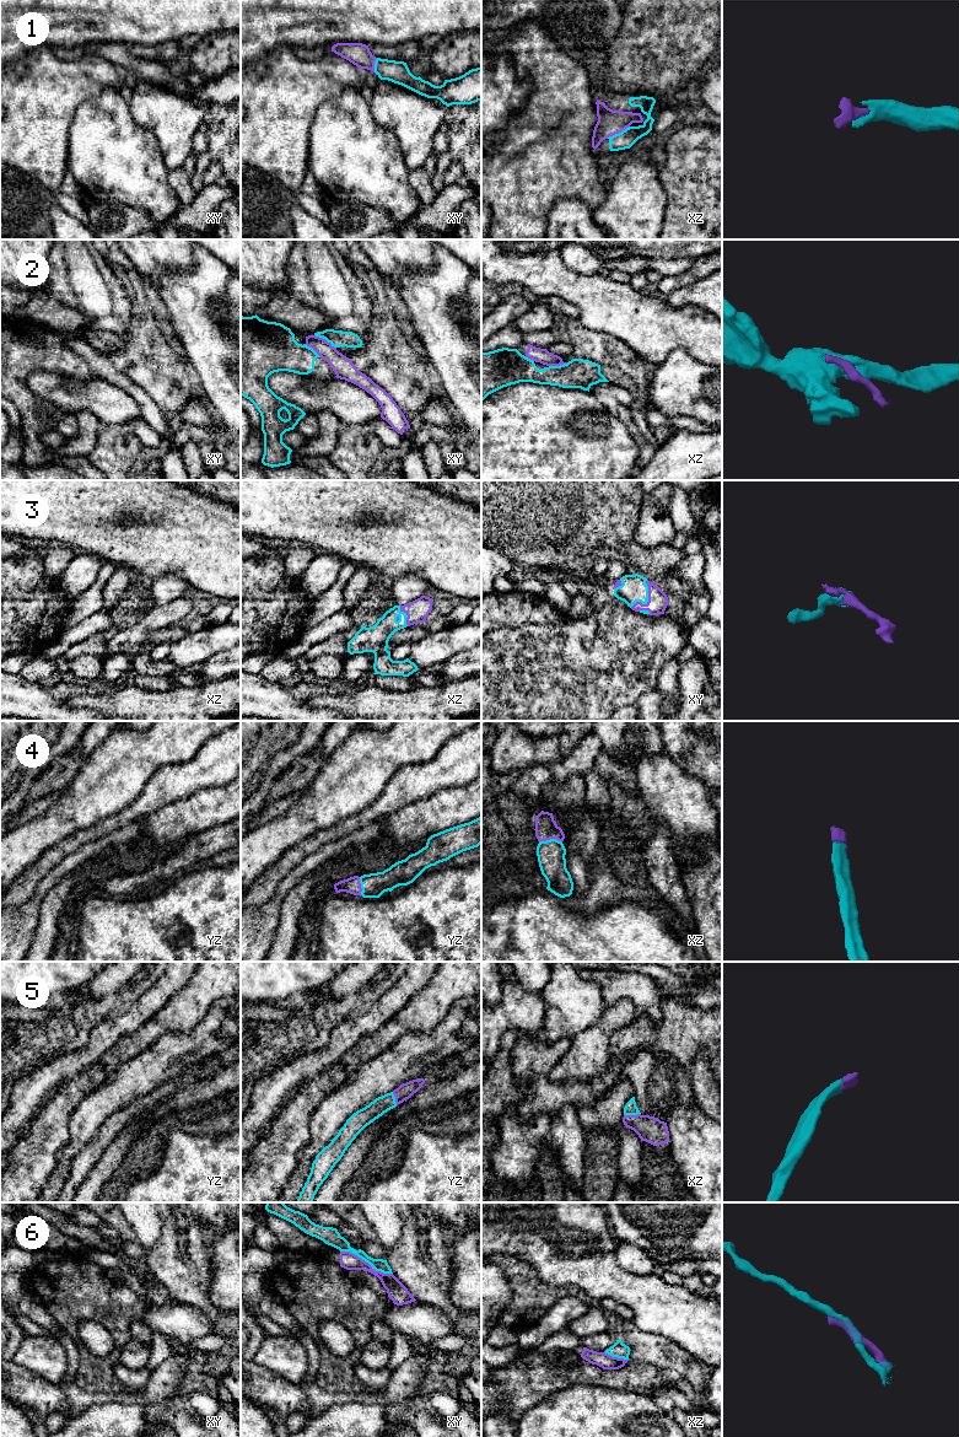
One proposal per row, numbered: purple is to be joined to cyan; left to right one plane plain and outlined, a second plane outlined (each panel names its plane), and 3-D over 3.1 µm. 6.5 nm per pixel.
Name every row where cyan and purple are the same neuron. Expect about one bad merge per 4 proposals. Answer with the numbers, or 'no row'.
1, 3, 4, 5

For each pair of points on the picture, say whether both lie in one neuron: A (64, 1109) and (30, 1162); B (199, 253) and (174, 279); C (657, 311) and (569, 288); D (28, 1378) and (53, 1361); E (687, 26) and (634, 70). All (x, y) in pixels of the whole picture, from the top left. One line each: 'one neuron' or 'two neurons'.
A: one neuron
B: one neuron
C: one neuron
D: two neurons
E: one neuron

